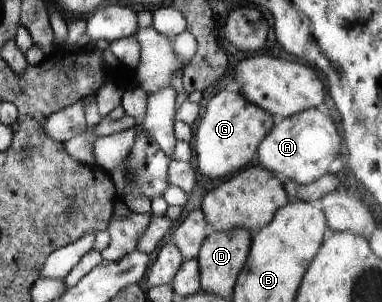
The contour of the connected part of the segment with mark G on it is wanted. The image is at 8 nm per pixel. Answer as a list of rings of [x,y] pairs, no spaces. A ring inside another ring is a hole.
[[[233,80],[211,99],[202,121],[194,129],[196,169],[208,178],[219,180],[242,172],[254,160],[259,144],[276,121],[269,112],[248,102],[239,91],[239,84]]]

